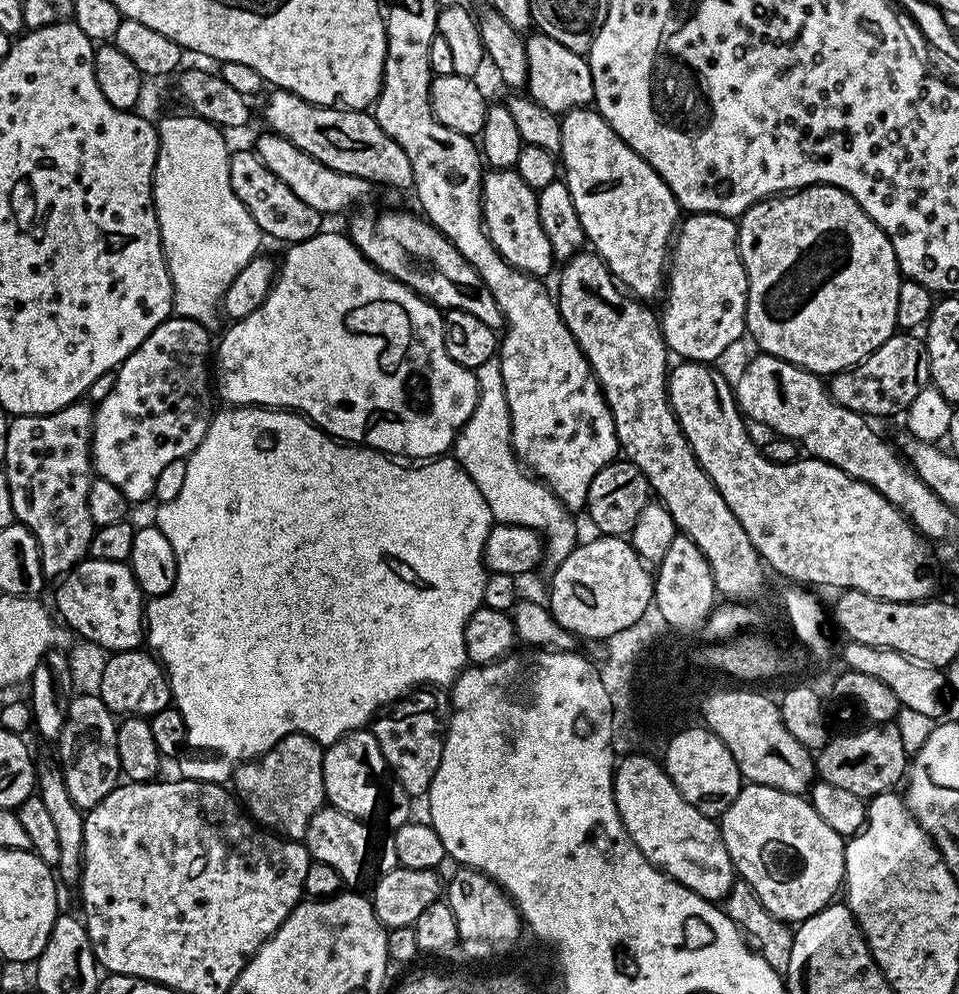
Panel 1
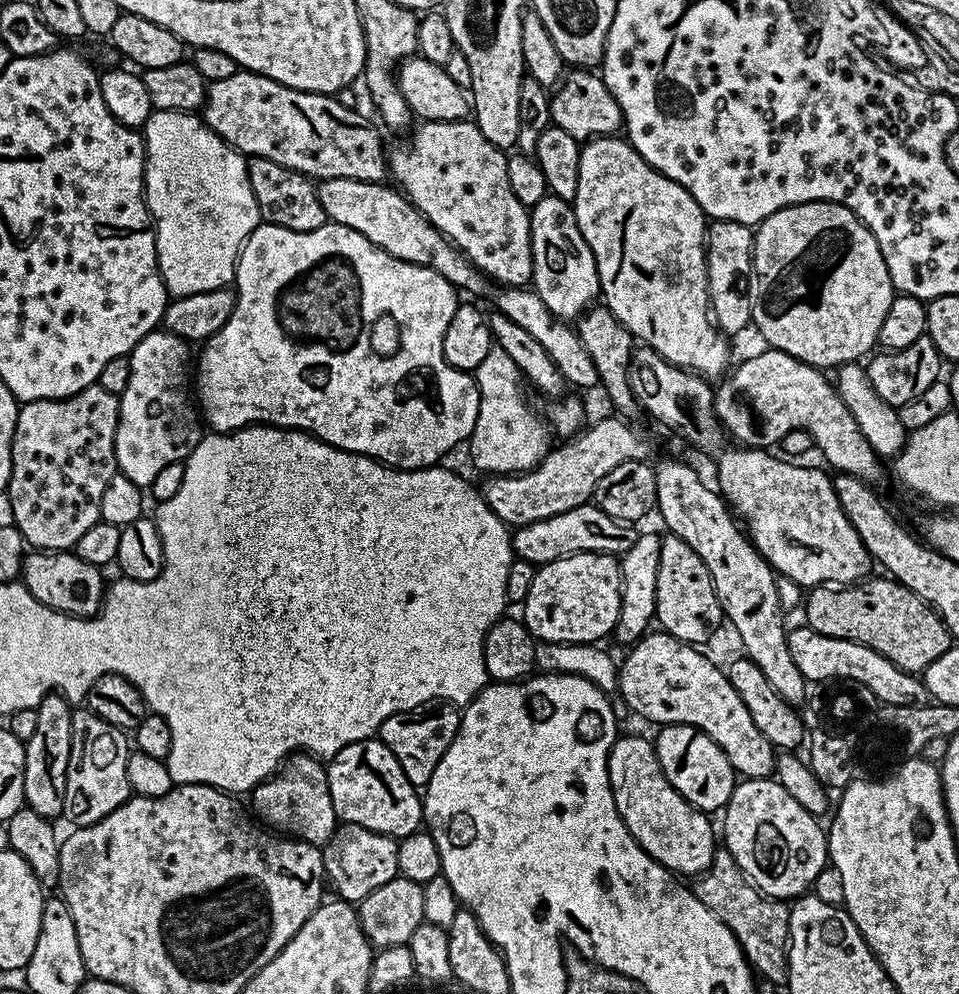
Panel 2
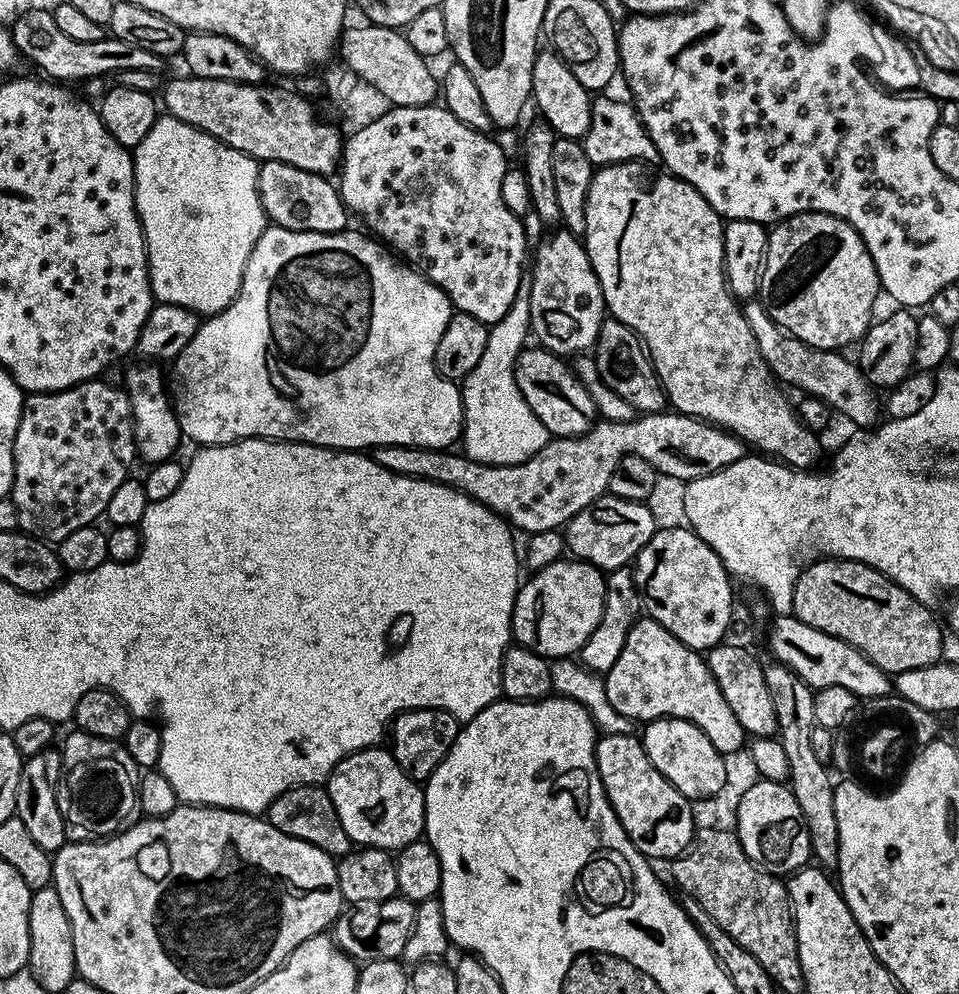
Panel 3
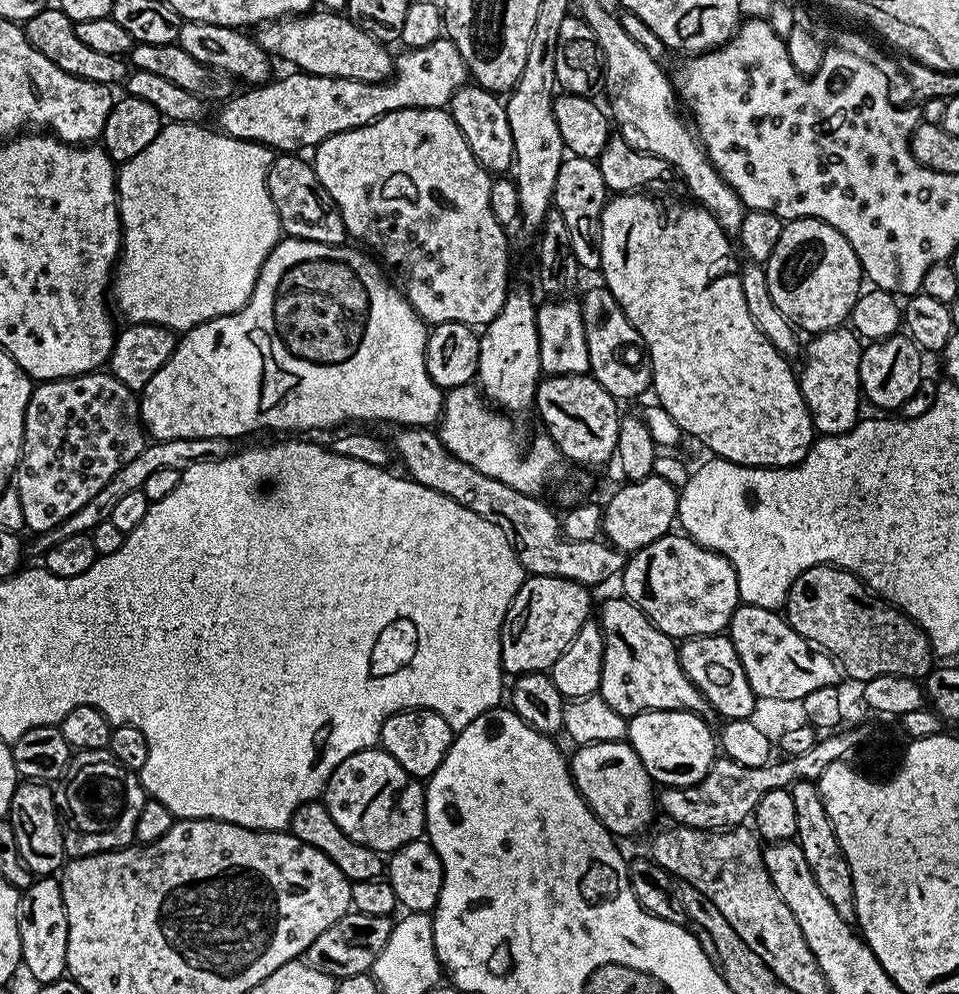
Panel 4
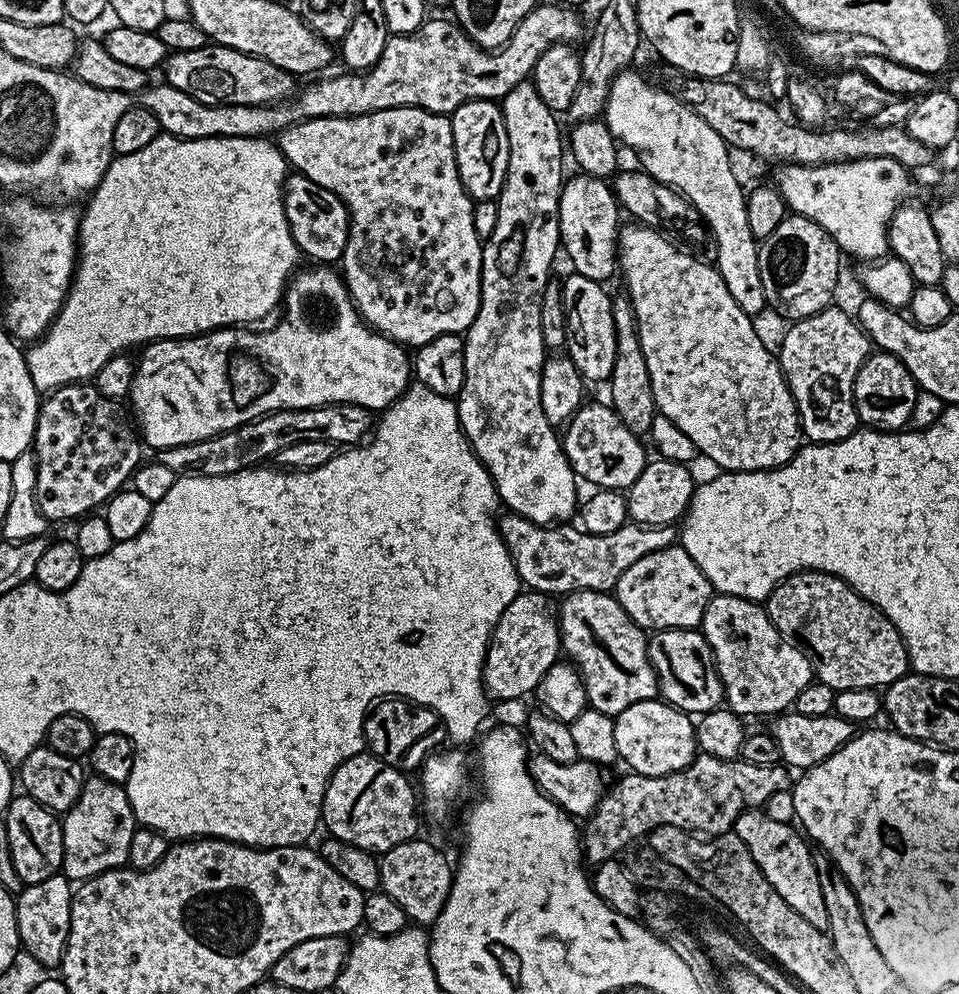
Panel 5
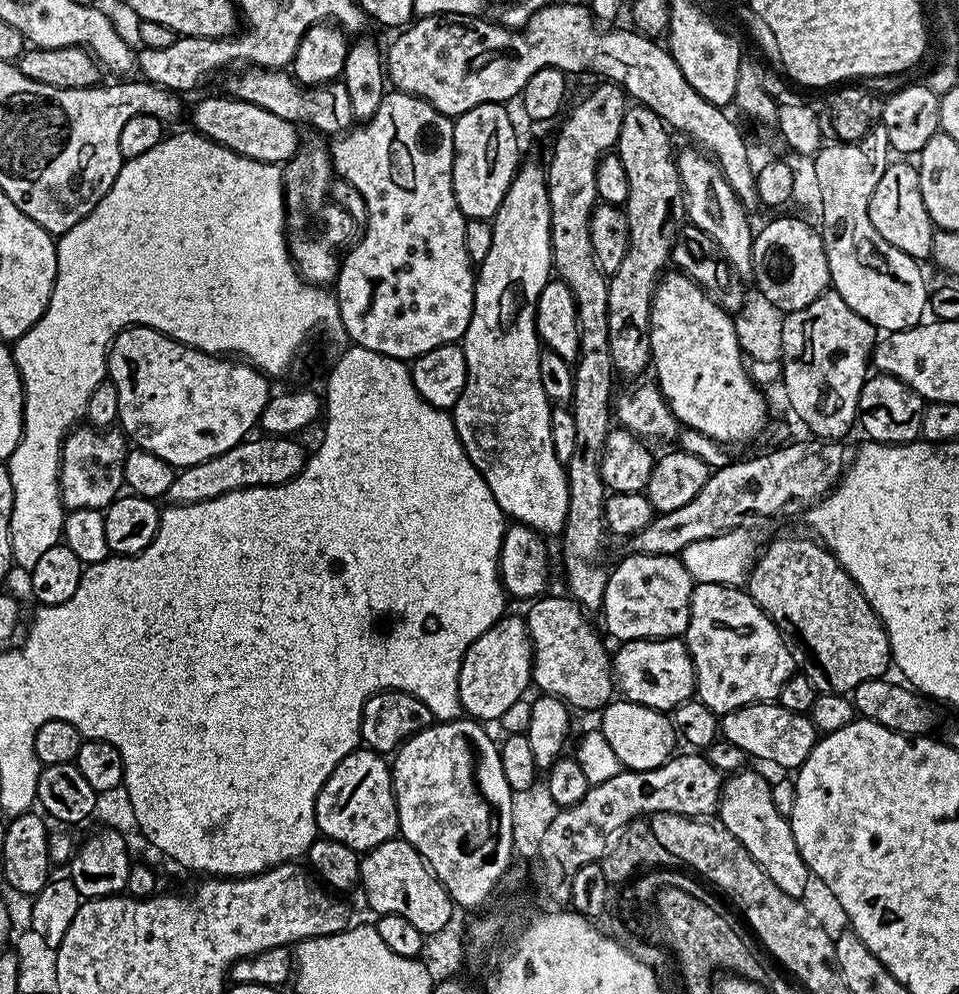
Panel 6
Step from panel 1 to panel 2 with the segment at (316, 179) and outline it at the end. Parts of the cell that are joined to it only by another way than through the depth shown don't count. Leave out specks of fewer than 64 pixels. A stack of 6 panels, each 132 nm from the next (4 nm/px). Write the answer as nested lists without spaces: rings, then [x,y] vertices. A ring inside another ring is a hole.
[[[330,179],[323,180],[317,185],[317,192],[322,202],[322,210],[326,210],[329,221],[333,224],[341,224],[342,226],[350,226],[350,230],[358,230],[358,234],[362,234],[362,238],[366,238],[370,242],[374,242],[374,246],[378,246],[386,254],[390,254],[399,260],[405,260],[411,264],[417,264],[423,268],[434,270],[438,274],[442,274],[442,278],[446,278],[446,282],[450,282],[453,288],[469,292],[472,296],[485,296],[486,299],[492,300],[492,308],[501,312],[506,318],[510,318],[510,322],[514,322],[514,326],[522,326],[522,330],[526,330],[526,334],[538,341],[538,346],[544,347],[546,354],[550,354],[550,358],[554,358],[554,366],[558,366],[558,370],[562,374],[562,378],[569,385],[572,384],[576,388],[596,388],[599,385],[598,370],[594,370],[594,362],[590,359],[590,354],[586,354],[586,346],[582,346],[582,338],[578,335],[575,327],[569,321],[559,320],[557,316],[548,309],[546,302],[542,302],[542,298],[536,291],[528,286],[508,286],[504,287],[491,280],[485,272],[478,271],[456,247],[452,241],[448,240],[436,227],[430,223],[424,215],[418,211],[408,201],[408,197],[403,192],[394,189],[391,185],[386,186],[380,182],[364,181],[356,179]]]

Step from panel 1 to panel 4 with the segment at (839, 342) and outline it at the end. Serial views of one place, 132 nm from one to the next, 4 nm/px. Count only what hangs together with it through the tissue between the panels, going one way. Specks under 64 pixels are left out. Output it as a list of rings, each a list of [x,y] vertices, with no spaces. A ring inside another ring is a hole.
[[[789,220],[785,223],[782,235],[778,237],[778,246],[774,246],[774,254],[766,262],[770,298],[774,298],[774,306],[801,333],[815,334],[828,332],[832,328],[841,327],[851,317],[854,302],[862,291],[862,273],[860,259],[854,254],[850,242],[821,220]]]

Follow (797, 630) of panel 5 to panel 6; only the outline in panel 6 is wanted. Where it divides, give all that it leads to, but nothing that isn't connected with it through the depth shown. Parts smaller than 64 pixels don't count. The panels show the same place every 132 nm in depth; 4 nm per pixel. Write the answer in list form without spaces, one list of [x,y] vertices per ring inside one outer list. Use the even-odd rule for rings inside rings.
[[[778,537],[757,555],[746,591],[775,622],[794,653],[795,667],[814,682],[817,693],[851,693],[862,682],[881,679],[890,668],[892,651],[883,622],[847,570],[815,539]]]

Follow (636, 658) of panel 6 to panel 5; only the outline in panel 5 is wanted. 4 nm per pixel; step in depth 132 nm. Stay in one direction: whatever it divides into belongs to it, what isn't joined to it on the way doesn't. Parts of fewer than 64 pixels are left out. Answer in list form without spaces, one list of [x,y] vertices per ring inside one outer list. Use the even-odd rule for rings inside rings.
[[[665,628],[651,633],[648,657],[656,672],[658,692],[667,703],[689,714],[703,714],[725,703],[724,684],[716,669],[712,647],[703,631],[694,628]]]

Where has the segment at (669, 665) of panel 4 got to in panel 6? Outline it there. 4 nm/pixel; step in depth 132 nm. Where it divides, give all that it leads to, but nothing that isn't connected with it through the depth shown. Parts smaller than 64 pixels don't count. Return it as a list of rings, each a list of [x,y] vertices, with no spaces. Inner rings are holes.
[[[545,594],[533,599],[527,608],[526,623],[532,640],[532,679],[535,687],[540,687],[541,693],[557,696],[573,709],[603,709],[614,696],[614,660],[610,648],[608,652],[604,645],[605,637],[600,637],[592,629],[588,621],[591,619],[584,609],[564,594]]]

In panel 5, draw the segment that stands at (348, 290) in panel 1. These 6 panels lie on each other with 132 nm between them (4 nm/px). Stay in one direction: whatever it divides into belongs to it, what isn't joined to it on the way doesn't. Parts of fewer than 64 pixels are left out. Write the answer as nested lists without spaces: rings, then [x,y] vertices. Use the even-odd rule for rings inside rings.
[[[328,266],[308,267],[312,268],[297,271],[289,279],[282,297],[284,317],[265,332],[252,332],[256,330],[248,326],[233,326],[198,336],[154,340],[143,345],[141,352],[144,353],[135,361],[130,401],[135,423],[147,447],[149,444],[153,450],[159,450],[198,442],[287,408],[357,404],[378,410],[387,404],[388,407],[395,405],[409,391],[409,353],[395,340],[364,323],[339,271]]]

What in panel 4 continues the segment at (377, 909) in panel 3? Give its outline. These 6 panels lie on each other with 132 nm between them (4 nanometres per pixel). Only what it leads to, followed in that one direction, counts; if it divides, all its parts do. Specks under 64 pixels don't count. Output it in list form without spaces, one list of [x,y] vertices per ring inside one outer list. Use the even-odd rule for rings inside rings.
[[[350,910],[342,918],[338,918],[334,926],[322,930],[322,934],[314,938],[312,945],[304,952],[303,959],[311,968],[316,968],[333,978],[368,972],[374,961],[380,958],[381,952],[387,949],[393,927],[393,921],[387,916]]]

